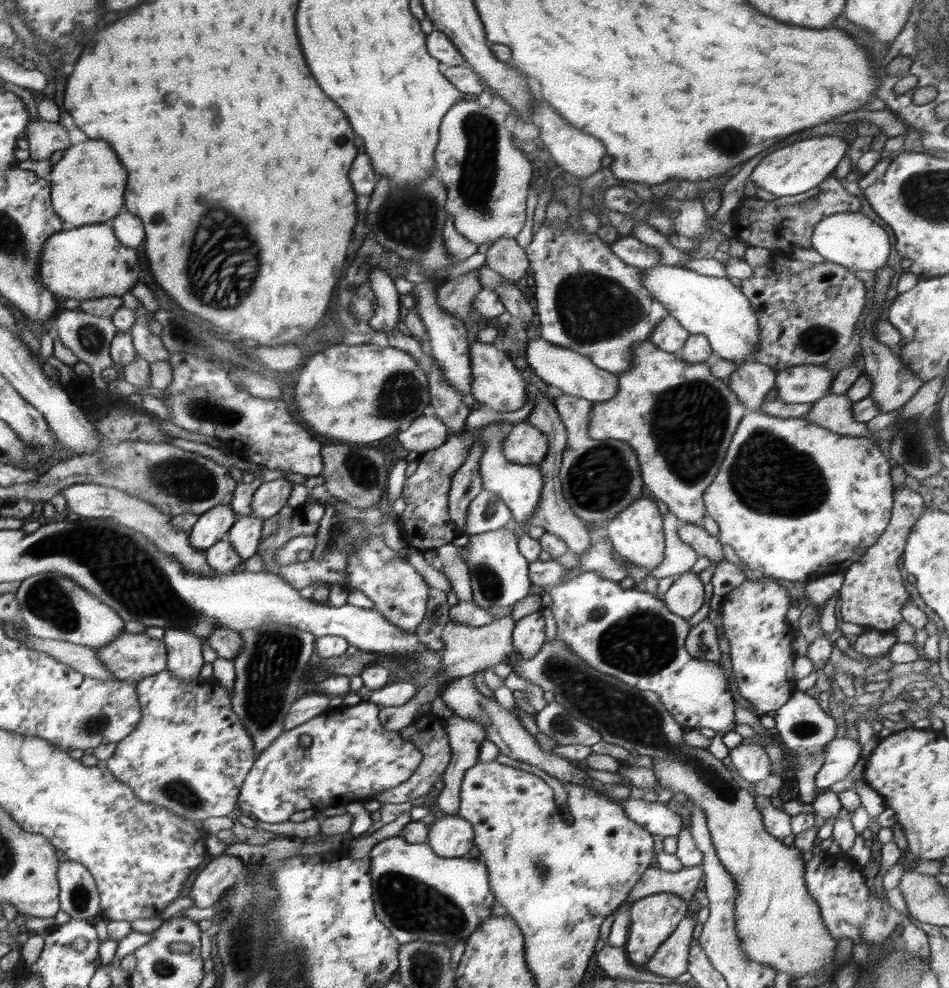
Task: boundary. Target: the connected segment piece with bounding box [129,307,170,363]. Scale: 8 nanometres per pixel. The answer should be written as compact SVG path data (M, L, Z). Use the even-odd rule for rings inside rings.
M138 308L134 312L134 326L130 330L133 345L137 354L140 354L146 362L168 362L170 352L161 341L161 337L150 331L149 322L154 319L154 312L146 308Z

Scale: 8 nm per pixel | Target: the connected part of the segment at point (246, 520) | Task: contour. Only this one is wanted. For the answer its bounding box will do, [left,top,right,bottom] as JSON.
[227,515,263,560]

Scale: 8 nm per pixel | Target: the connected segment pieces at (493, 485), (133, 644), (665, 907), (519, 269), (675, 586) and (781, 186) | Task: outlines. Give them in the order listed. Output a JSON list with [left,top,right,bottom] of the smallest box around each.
[[480,421,544,524],[98,631,167,682],[625,892,688,966],[485,238,530,282],[663,572,704,621],[749,136,848,197]]

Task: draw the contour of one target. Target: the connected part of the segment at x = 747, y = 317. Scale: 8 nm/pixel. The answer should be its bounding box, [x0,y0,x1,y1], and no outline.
[642,264,760,363]

